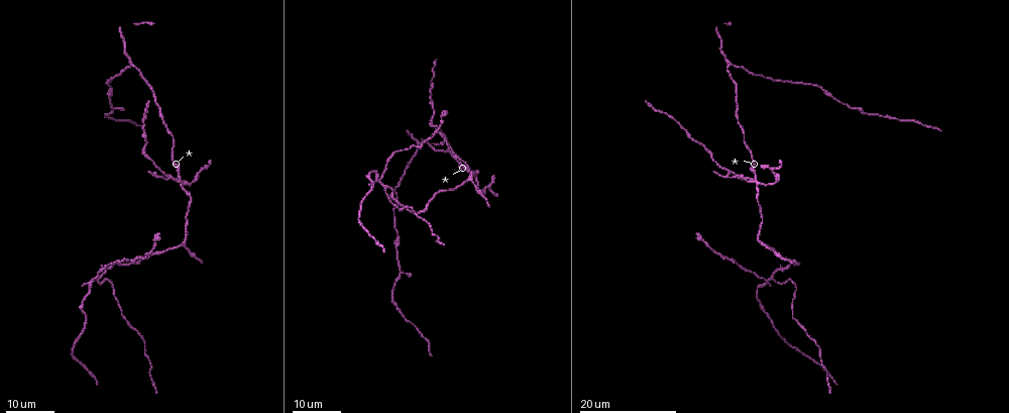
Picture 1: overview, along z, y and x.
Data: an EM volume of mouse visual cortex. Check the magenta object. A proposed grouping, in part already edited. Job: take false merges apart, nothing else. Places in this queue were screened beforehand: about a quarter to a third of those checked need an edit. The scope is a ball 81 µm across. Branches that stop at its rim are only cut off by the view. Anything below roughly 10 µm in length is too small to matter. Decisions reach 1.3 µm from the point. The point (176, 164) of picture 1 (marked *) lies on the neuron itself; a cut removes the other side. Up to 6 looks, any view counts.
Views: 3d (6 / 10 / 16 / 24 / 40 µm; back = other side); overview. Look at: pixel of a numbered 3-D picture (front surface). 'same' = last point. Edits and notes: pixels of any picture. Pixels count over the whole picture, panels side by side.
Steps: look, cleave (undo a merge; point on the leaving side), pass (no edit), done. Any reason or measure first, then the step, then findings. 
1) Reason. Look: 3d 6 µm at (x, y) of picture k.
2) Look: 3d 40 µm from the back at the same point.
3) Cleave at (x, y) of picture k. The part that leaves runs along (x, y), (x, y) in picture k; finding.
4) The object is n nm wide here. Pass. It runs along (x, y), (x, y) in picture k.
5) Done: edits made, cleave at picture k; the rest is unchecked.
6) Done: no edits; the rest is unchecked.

Three-way junction. Look: 3d 24 µm at (730, 64) of picture 1.

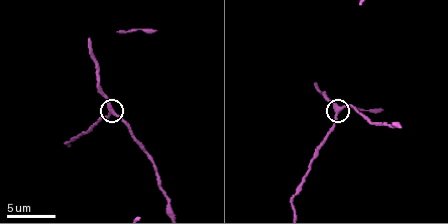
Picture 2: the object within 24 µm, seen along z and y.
Zoom in. Look: 3d 6 µm at (337, 115) of picture 2.

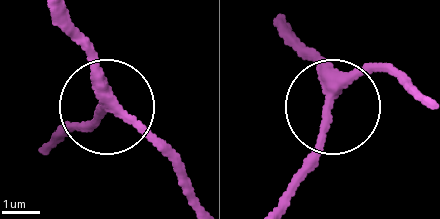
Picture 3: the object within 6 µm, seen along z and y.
The object is 280 nm wide here. Pass. It runs along (199, 196), (112, 112), (92, 44) in picture 3; all the same neuron.

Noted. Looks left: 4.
Four or more arms meet. Look: 3d 24 µm at (182, 180) of picture 1.

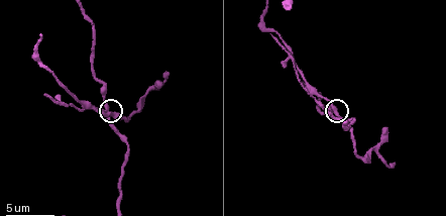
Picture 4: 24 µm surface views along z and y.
Look: 3d 10 µm at (338, 115) of picture 4.

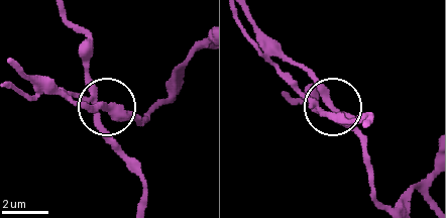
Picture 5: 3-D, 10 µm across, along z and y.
The object is 340 nm wide here. Cleave at (120, 108) of picture 5. The part that leaves runs along (88, 98), (43, 86), (18, 67) in picture 5; a second neuron is stuck on.

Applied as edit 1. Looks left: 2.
Done: edits made, cleave at picture 5; the rest is unchecked.

